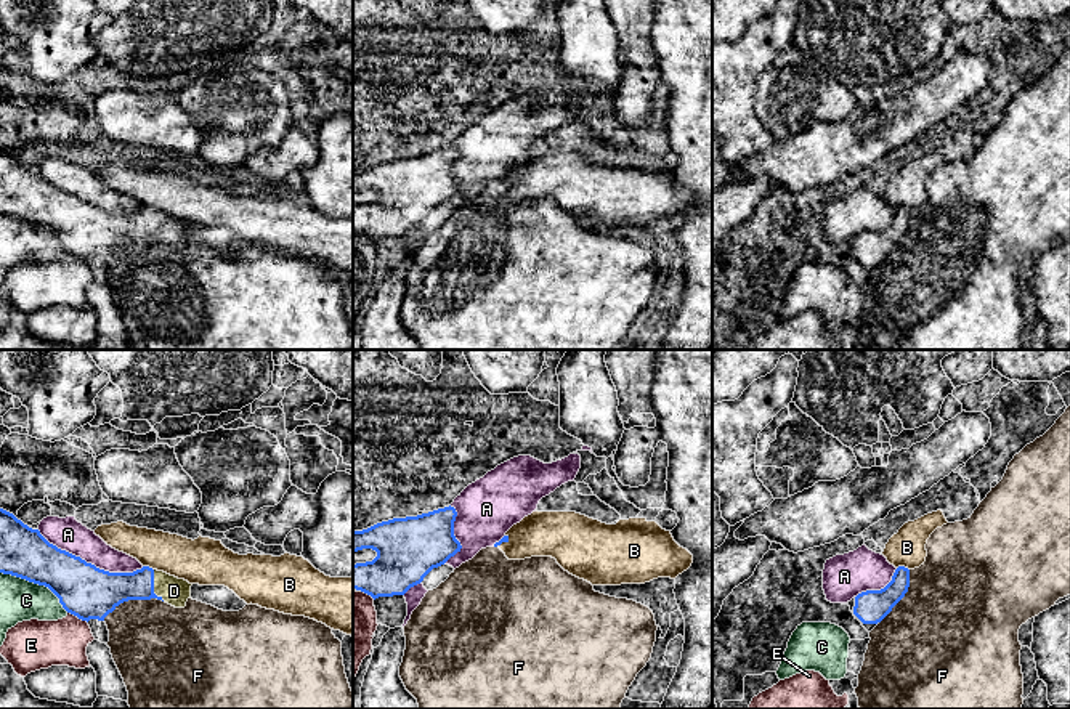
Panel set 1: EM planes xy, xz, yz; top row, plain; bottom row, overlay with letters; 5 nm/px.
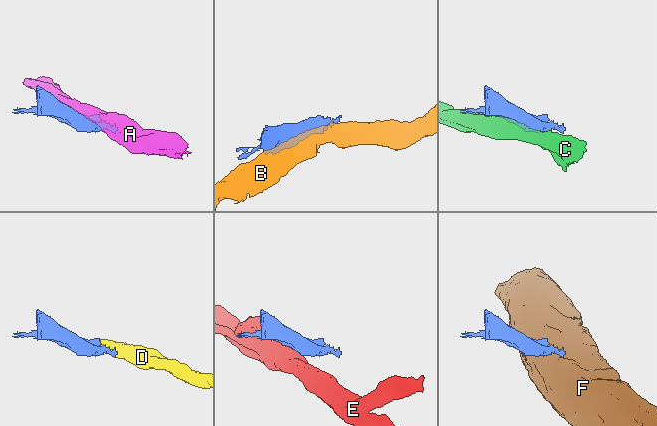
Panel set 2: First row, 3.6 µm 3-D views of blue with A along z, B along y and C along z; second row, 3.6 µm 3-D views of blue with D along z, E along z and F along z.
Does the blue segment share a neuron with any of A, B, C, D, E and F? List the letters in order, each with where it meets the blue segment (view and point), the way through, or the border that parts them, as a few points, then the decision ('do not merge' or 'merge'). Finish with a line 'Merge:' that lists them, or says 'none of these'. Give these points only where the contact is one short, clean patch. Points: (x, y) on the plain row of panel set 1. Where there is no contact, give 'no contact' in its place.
A: xy (90, 204) | do not merge
B: yz (903, 207) | along yz (897, 207), (908, 210) | do not merge
C: xy (36, 223) | do not merge
D: xy (153, 226) | across xy (103, 231), (122, 226), (153, 226), (174, 231) | merge
E: xy (77, 257) | do not merge
F: xy (132, 239) | do not merge
Merge: D

